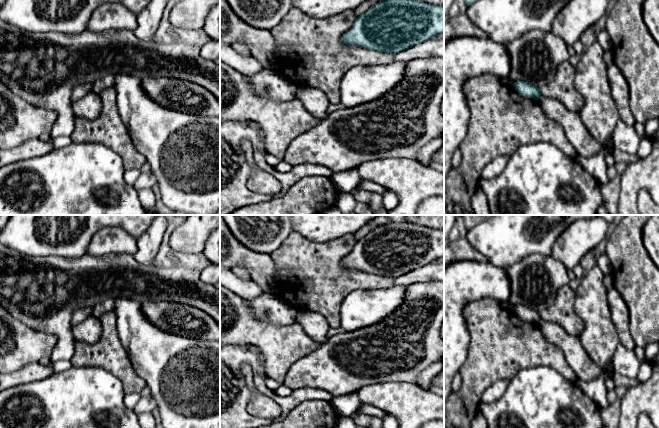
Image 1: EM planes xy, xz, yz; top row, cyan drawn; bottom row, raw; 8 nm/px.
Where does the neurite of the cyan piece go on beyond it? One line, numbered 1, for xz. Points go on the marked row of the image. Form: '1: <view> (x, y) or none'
1: none

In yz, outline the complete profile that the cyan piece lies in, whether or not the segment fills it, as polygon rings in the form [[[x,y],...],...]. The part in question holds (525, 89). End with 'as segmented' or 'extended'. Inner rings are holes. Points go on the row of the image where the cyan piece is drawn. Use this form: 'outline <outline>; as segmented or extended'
outline [[[525,81],[514,82],[514,88],[520,95],[534,100],[538,100],[542,94],[542,89]]]; as segmented

